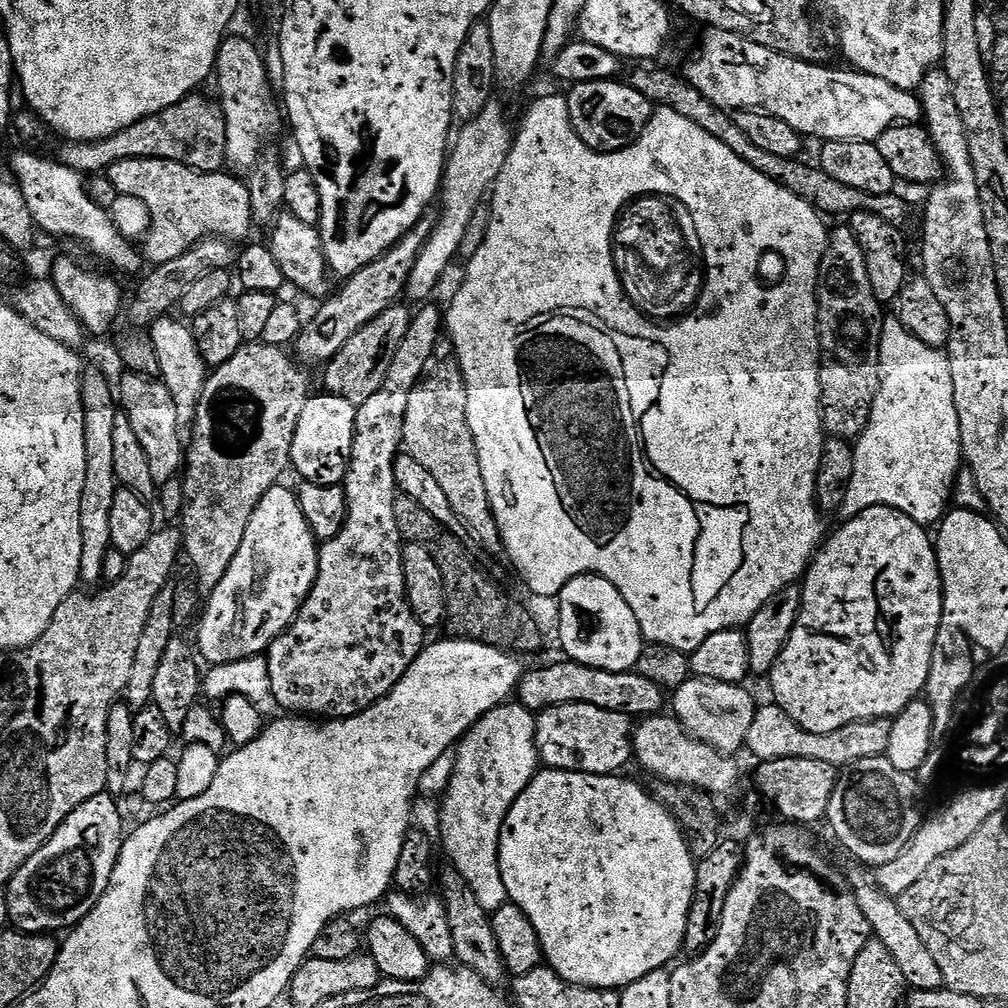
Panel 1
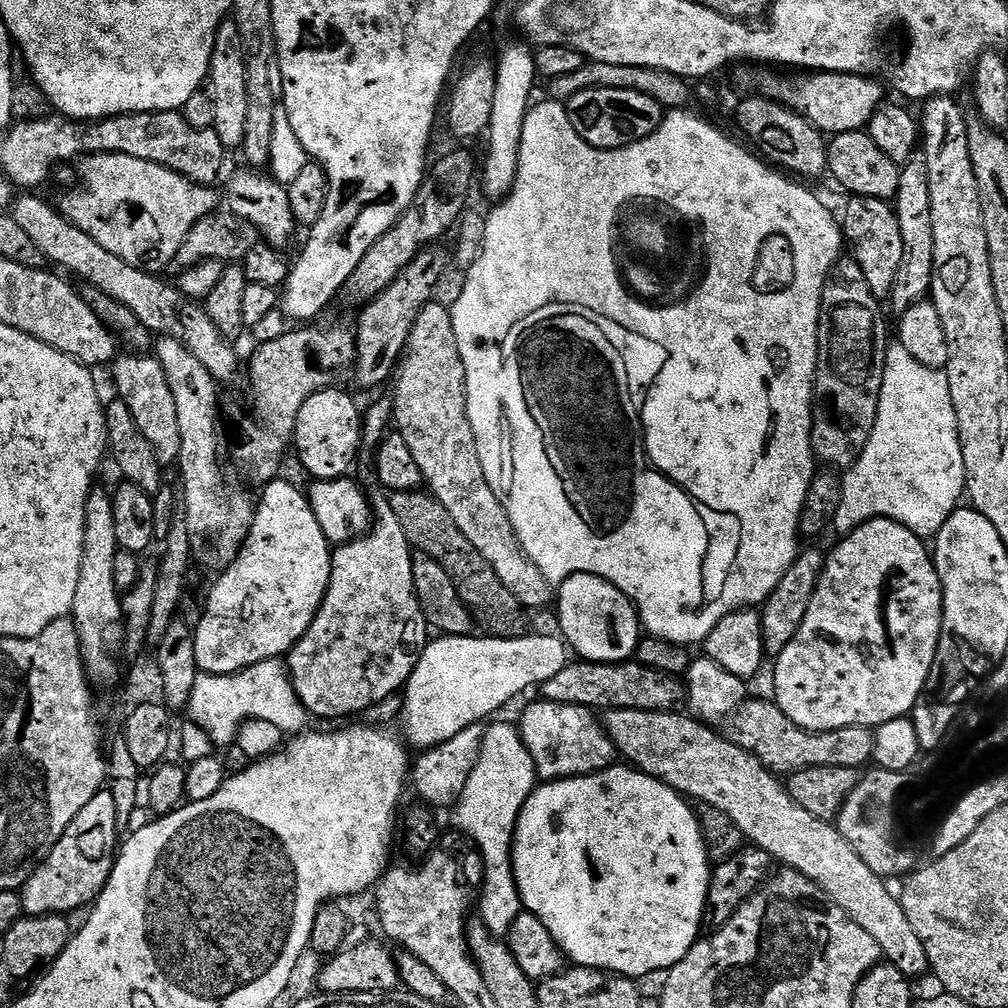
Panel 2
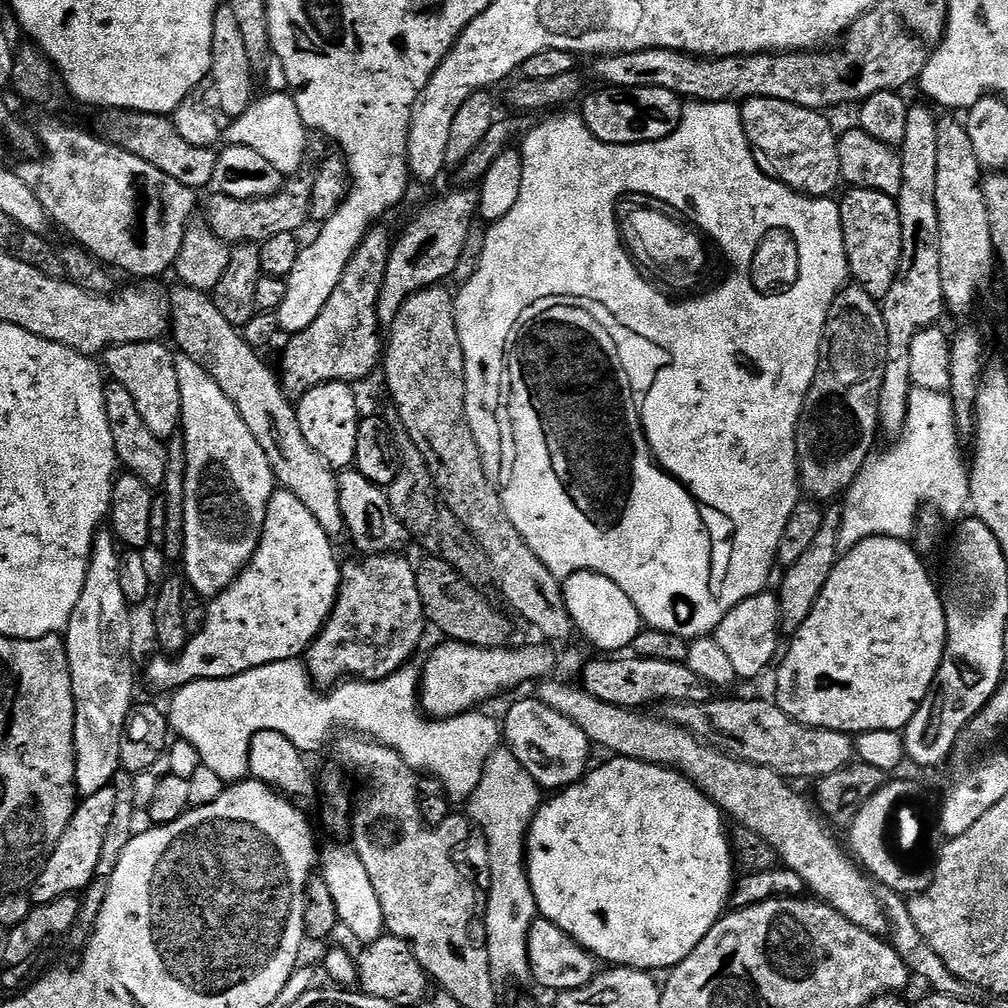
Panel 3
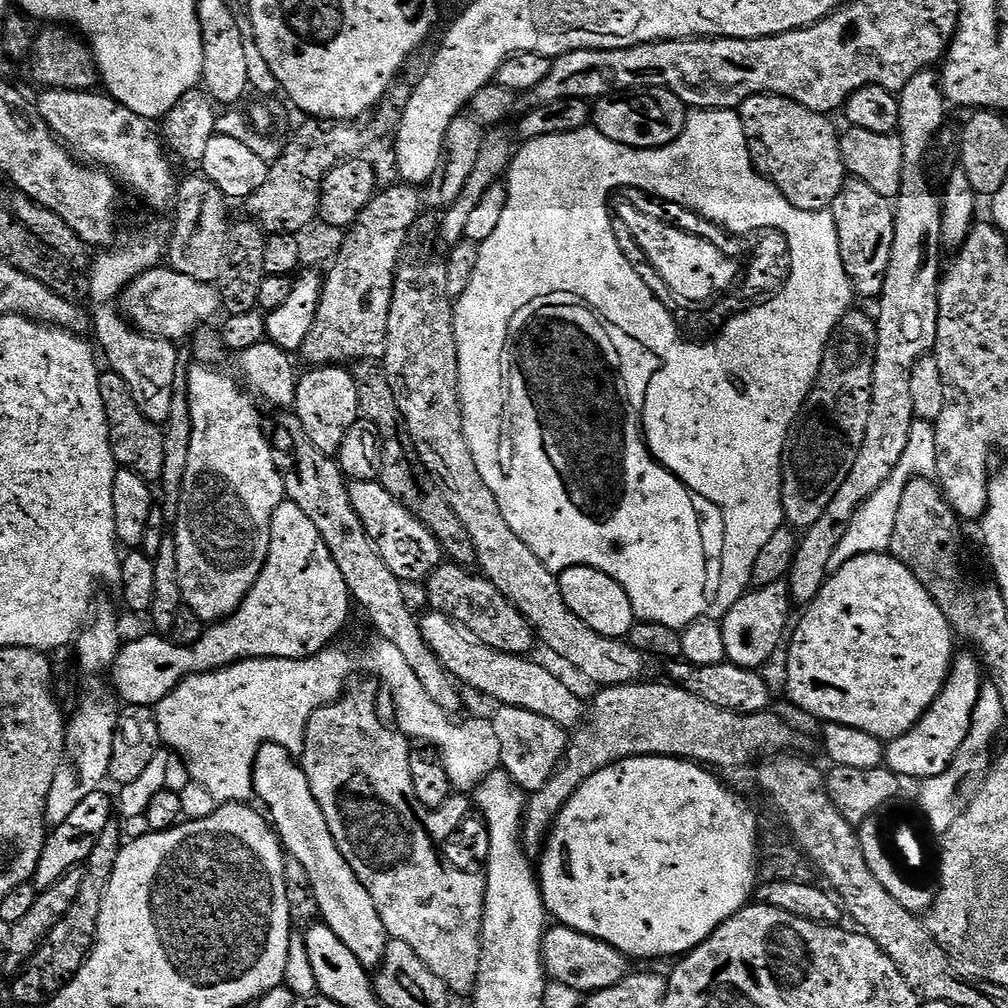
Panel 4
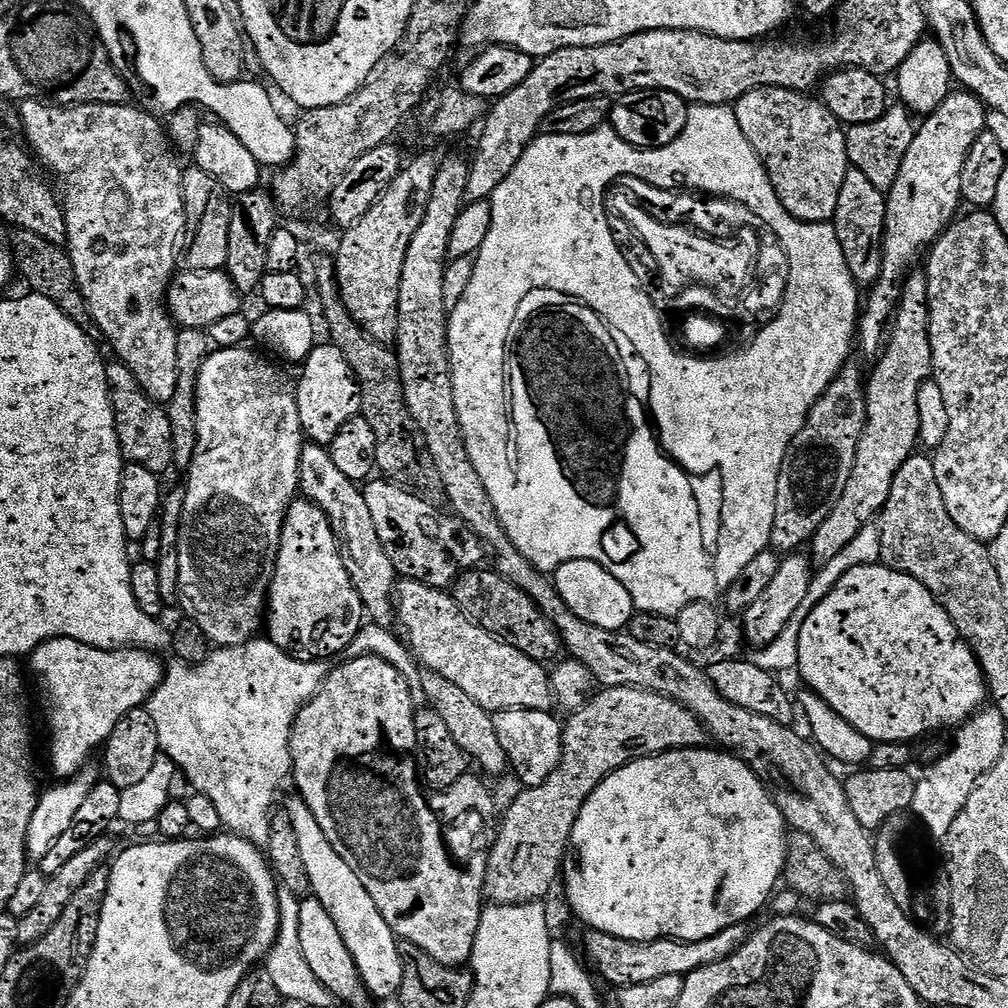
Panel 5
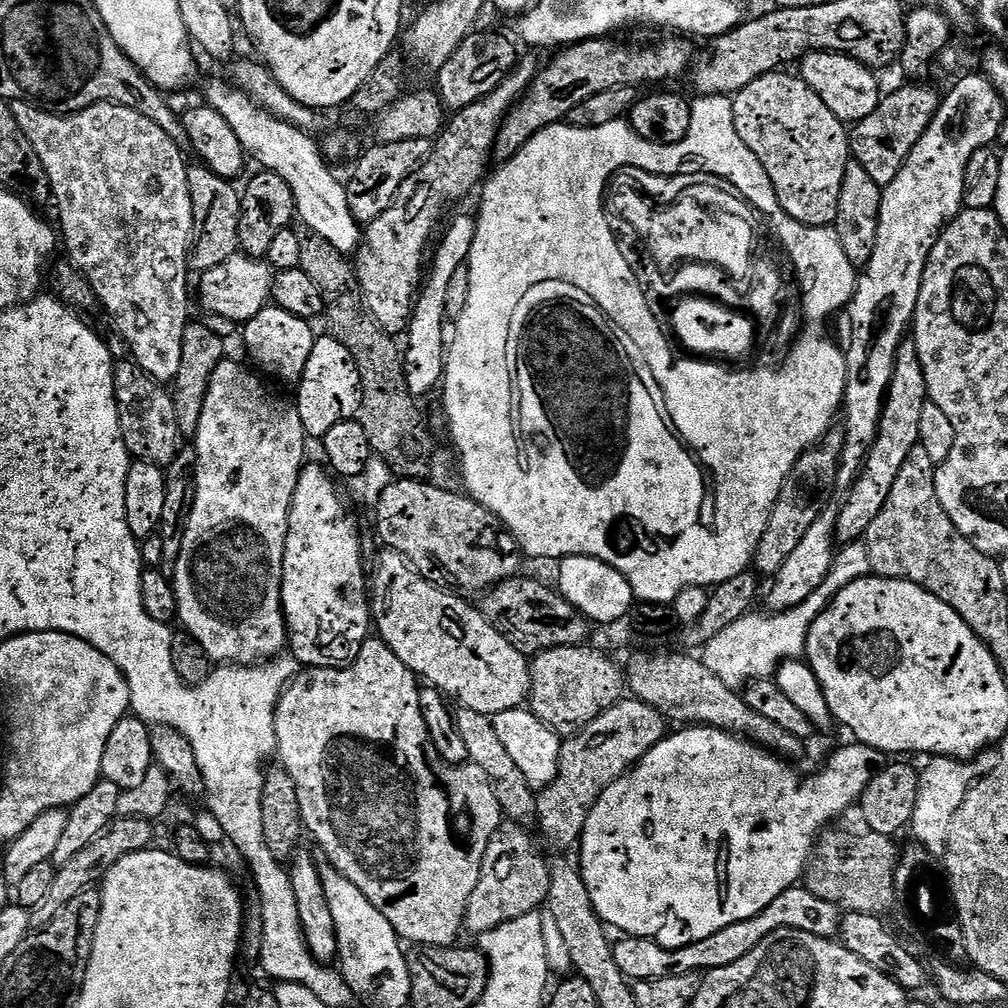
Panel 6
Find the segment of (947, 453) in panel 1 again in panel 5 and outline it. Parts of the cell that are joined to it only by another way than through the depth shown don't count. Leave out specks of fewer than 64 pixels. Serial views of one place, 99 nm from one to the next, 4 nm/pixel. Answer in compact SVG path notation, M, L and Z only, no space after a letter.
M870 523L860 531L858 538L854 538L854 542L850 542L850 546L843 548L835 558L830 558L830 562L819 565L810 582L810 590L806 594L806 599L802 601L802 606L798 606L794 618L790 618L790 626L786 626L786 630L782 630L782 634L778 634L778 638L774 638L774 642L770 642L755 653L756 664L762 666L762 670L777 674L793 671L798 662L798 638L802 634L802 622L806 622L810 610L814 610L814 606L818 606L818 602L822 602L822 598L826 598L826 594L830 594L830 590L838 582L838 578L842 578L842 574L846 574L846 570L854 570L854 566L881 563L881 550L880 529L875 523Z

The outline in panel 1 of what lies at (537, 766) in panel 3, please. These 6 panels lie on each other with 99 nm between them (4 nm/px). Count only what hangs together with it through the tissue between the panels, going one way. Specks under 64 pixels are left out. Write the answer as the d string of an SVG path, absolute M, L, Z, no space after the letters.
M567 704L554 706L536 716L536 748L540 751L540 759L547 767L557 768L563 772L585 772L596 777L610 776L619 773L633 759L633 717L602 710L593 704Z

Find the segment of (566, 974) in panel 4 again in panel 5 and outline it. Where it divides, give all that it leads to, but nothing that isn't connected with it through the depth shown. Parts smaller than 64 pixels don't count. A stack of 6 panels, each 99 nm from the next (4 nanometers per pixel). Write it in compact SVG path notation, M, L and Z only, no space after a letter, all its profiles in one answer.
M747 923L735 924L710 938L702 938L698 942L686 942L671 938L651 940L650 942L634 942L626 938L614 938L605 932L590 930L586 932L587 935L584 938L582 956L590 965L591 971L600 980L602 978L606 983L613 984L613 989L642 986L655 982L657 978L689 976L701 966L710 966L722 962L730 954L734 954L737 948L743 946L750 935L750 928L748 927Z

